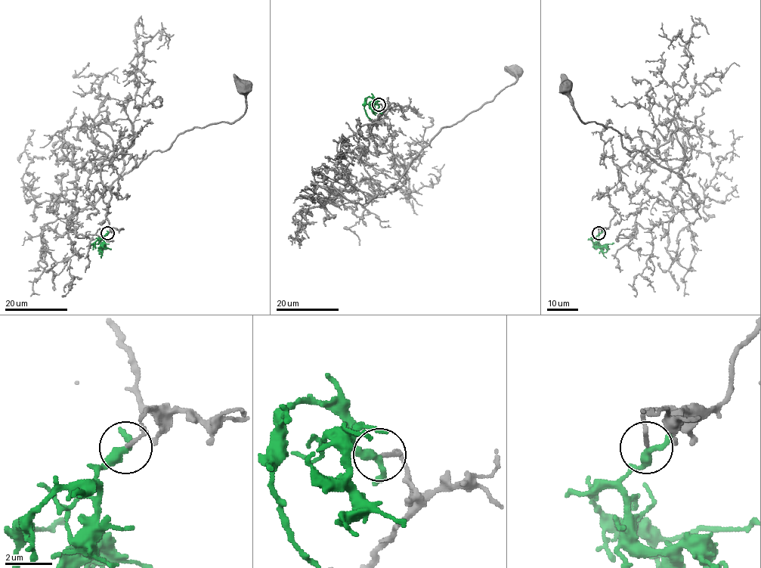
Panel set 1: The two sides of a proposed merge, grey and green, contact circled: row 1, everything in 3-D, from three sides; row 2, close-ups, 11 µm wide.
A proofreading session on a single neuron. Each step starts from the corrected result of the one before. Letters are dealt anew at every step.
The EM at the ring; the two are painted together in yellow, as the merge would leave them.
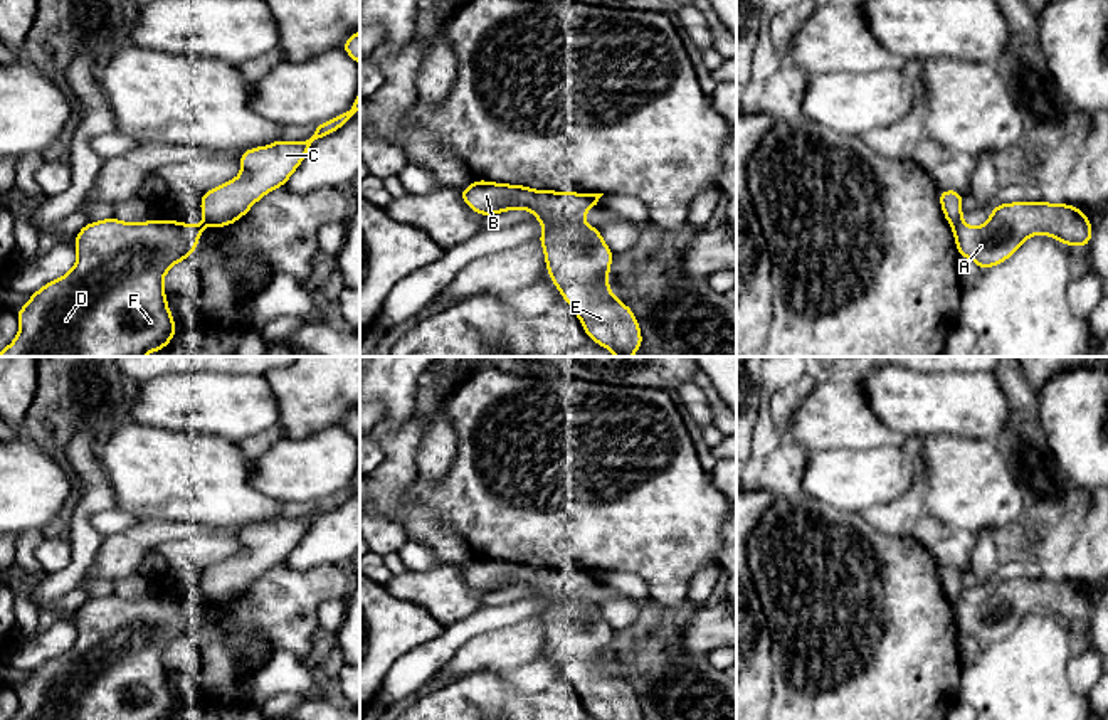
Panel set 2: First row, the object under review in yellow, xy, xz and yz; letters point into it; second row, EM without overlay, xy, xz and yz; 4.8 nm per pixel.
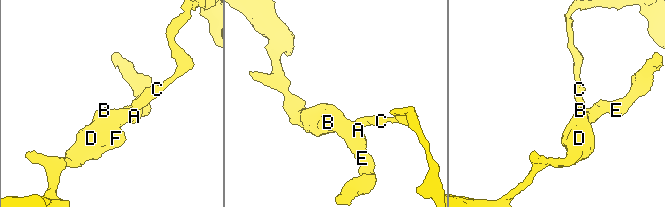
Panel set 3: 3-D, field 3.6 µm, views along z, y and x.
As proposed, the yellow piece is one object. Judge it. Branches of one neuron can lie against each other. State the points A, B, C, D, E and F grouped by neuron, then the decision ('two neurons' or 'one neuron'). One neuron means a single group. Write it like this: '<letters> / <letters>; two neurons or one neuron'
A B D E F / C; two neurons

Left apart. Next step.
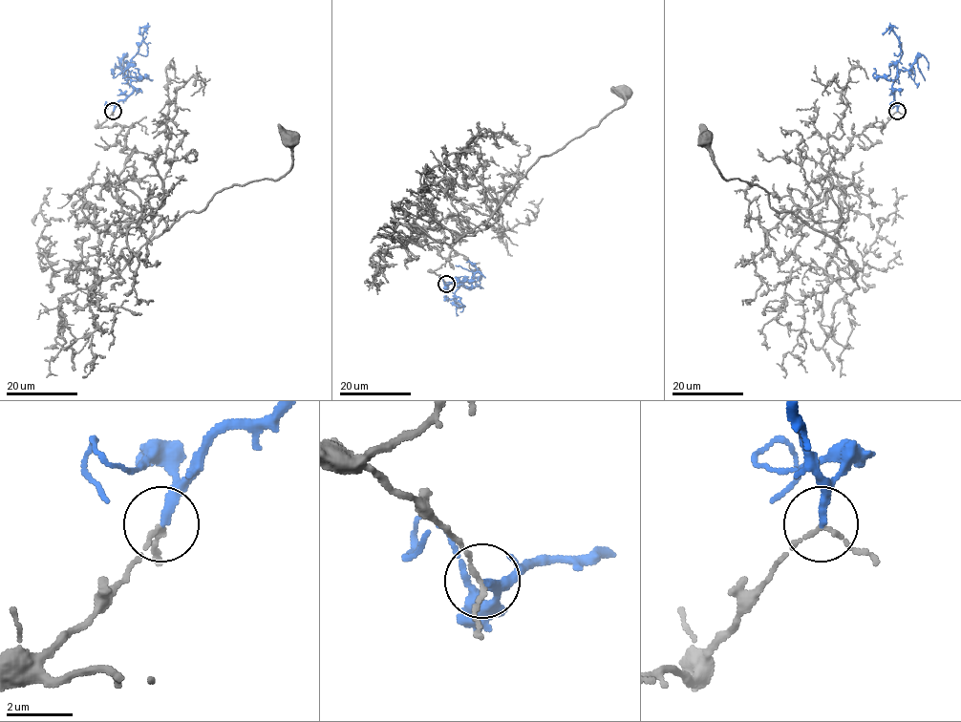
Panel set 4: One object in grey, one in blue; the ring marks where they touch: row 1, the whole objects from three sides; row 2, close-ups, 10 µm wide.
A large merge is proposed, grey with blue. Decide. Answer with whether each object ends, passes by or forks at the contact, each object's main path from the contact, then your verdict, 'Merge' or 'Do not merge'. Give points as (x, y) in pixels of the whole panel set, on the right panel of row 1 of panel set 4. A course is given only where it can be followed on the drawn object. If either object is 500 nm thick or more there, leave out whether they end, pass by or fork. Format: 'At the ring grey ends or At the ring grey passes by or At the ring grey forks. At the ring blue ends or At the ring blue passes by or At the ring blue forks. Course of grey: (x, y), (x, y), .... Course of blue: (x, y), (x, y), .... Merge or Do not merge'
At the ring grey passes by. At the ring blue ends. Course of grey: (897, 111), (830, 164), (847, 209), (835, 240), (776, 211), (757, 184), (726, 180), (705, 139). Course of blue: (897, 111), (892, 89), (902, 53), (901, 43), (889, 27), (882, 33). Do not merge

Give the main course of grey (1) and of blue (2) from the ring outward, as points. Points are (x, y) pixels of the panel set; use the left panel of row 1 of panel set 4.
1: (113, 111), (100, 126), (122, 127), (119, 182), (150, 240), (216, 193), (284, 176), (290, 139)
2: (113, 111), (133, 89), (127, 65), (138, 51), (144, 28), (141, 27), (138, 33)

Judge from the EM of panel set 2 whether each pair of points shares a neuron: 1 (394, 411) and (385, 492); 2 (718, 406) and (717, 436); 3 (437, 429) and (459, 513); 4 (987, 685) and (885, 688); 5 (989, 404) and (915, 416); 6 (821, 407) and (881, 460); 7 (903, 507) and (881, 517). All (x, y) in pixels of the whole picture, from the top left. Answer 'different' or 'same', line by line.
1: different
2: different
3: different
4: different
5: same
6: different
7: same

